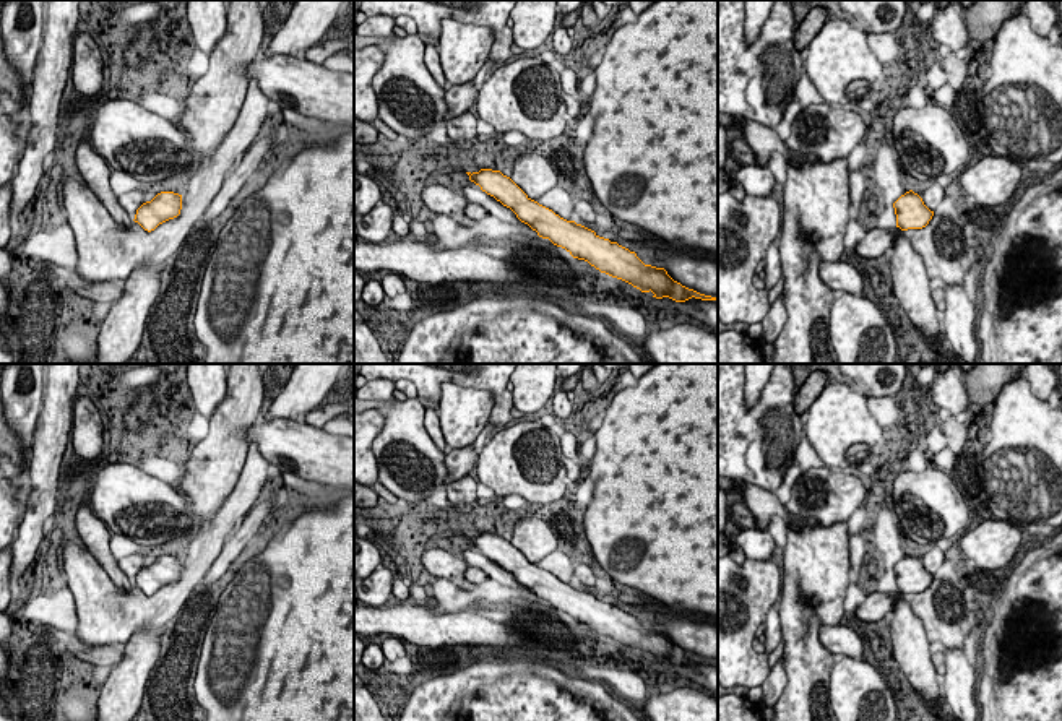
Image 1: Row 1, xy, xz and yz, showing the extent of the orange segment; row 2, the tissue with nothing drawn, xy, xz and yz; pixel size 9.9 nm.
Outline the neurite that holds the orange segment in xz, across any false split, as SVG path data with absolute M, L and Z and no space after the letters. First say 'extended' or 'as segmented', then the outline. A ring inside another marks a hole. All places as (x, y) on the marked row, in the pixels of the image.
as segmented; M481 169L466 172L469 180L482 192L510 208L516 218L528 224L539 237L565 248L573 258L585 260L601 273L622 279L641 292L653 292L656 299L669 297L685 302L692 297L718 300L674 281L664 268L645 265L635 252L599 237L594 231L567 221L552 209L531 200L510 177L500 171Z

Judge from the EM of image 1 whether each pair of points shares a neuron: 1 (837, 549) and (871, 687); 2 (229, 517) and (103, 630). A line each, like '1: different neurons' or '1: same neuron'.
1: different neurons
2: same neuron

